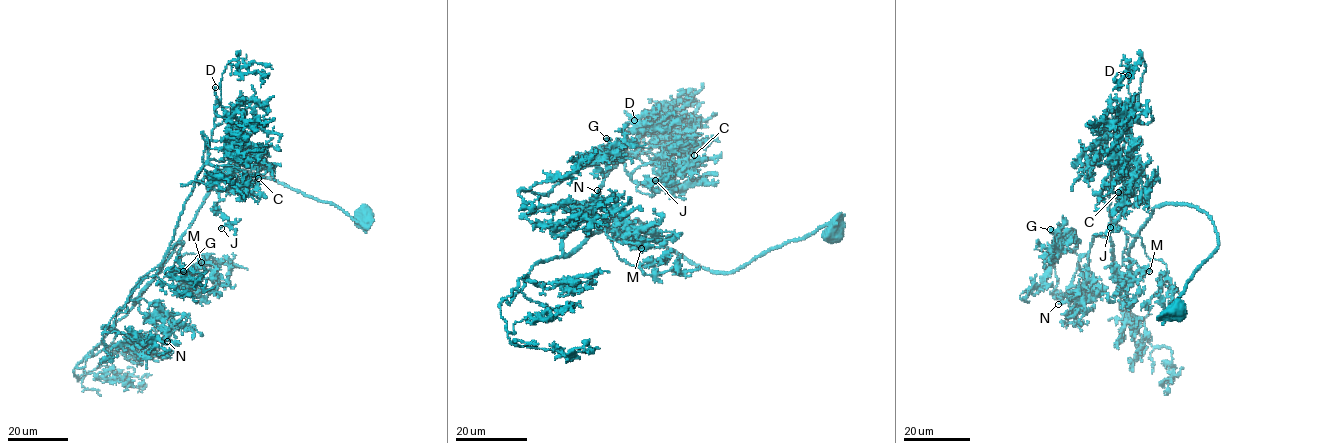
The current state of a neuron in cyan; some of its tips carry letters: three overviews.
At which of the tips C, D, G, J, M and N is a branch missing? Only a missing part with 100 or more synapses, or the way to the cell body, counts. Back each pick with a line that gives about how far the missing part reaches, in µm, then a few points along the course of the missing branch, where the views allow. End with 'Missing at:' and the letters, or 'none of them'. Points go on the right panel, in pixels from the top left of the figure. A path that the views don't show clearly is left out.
D: about 40 µm are missing; missing branch runs (1128, 75), (1124, 59), (1125, 41), (1122, 40), (1111, 57), (1119, 57)
Missing at: D

